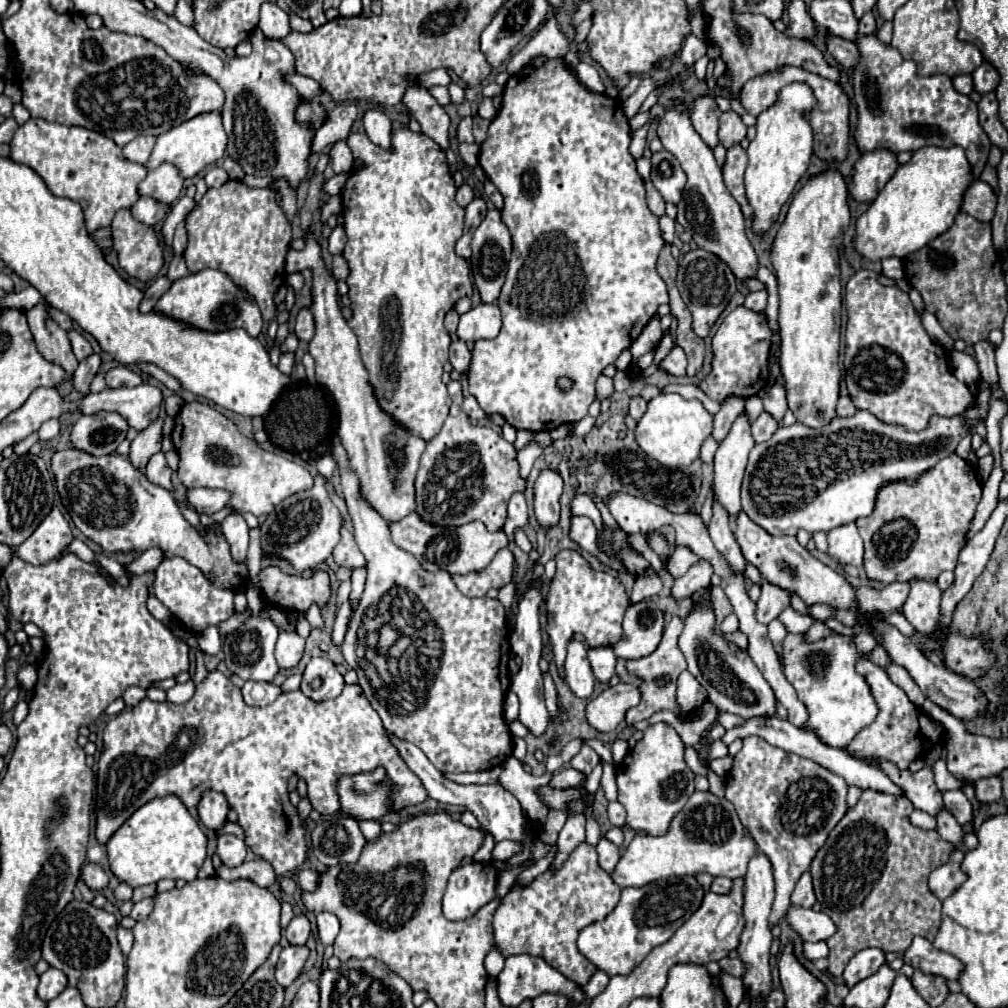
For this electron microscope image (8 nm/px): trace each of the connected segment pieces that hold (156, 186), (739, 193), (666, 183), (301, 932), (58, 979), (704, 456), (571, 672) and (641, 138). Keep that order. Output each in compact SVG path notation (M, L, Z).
M162 164L156 170L148 172L148 176L138 186L138 196L154 198L160 204L172 206L182 194L184 178L178 174L176 166Z
M740 144L730 146L726 150L726 160L722 164L722 176L724 176L726 188L730 190L730 194L740 204L744 218L750 218L752 216L752 208L750 208L750 204L748 204L748 200L744 196L744 182L742 182L742 176L744 176L744 170L746 170L746 162L748 162L746 150Z
M666 150L652 154L652 174L650 180L654 188L662 194L664 202L678 204L686 186L686 174L680 166L680 162Z
M294 916L290 926L286 928L286 938L294 946L304 946L310 936L310 922L306 916Z
M48 968L42 976L40 976L40 984L38 984L38 998L44 1002L50 1002L52 998L56 998L62 990L66 988L66 974L62 974L60 970Z
M710 436L704 444L702 444L702 452L700 452L700 460L704 462L704 464L710 464L712 460L714 460L714 454L716 454L716 448L718 448L718 444L716 444L716 440Z
M572 640L568 644L568 654L564 662L564 672L566 672L566 684L572 690L574 696L578 698L590 698L594 690L594 674L592 666L586 658L586 646L578 640Z
M648 124L642 126L640 130L632 132L632 142L630 142L630 154L638 160L642 158L642 152L644 152L644 146L646 146L646 132L648 132Z

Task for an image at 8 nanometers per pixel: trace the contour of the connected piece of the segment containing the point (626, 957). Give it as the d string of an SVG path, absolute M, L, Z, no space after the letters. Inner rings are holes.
M686 876L686 878L660 878L656 882L650 882L642 888L624 888L618 906L614 908L612 914L608 914L604 920L590 924L588 928L584 928L578 936L578 950L594 964L598 966L602 972L606 972L608 976L614 974L630 974L630 970L634 970L652 948L668 942L672 938L672 934L700 908L702 898L704 898L706 890L698 884L696 876Z

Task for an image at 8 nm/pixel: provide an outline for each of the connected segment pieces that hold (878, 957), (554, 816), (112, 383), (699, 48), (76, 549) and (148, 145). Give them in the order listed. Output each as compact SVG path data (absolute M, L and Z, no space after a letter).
M866 948L860 950L846 966L842 978L846 982L848 988L852 988L854 984L858 984L860 980L872 976L880 966L884 964L884 952L882 950L874 950L874 948Z
M552 810L548 814L548 820L544 824L544 830L542 830L542 838L546 838L546 842L554 844L556 838L558 838L558 832L562 830L564 822L568 818L568 812L566 810Z
M116 366L106 372L106 388L120 388L120 386L138 386L142 384L142 376L128 366Z
M690 34L684 42L684 48L682 48L682 62L684 64L694 64L704 54L706 54L706 44L700 38L696 38L694 34Z
M74 540L74 542L68 546L66 552L72 552L72 554L76 554L80 560L94 564L94 552L92 552L84 542L80 542L80 540Z
M138 136L138 138L134 138L132 142L128 142L128 144L122 148L122 154L124 154L130 162L146 164L146 162L148 162L148 156L150 156L150 150L154 148L154 142L156 142L154 136Z

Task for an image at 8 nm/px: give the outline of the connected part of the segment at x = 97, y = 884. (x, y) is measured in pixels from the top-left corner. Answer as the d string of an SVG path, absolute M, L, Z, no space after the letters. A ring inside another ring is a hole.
M84 864L80 872L80 880L94 892L100 892L102 888L108 886L108 876L98 864Z

